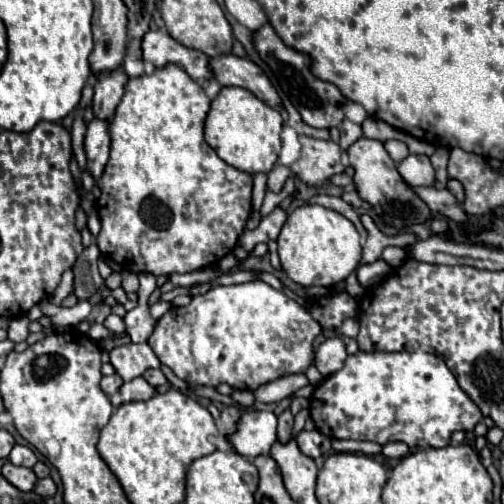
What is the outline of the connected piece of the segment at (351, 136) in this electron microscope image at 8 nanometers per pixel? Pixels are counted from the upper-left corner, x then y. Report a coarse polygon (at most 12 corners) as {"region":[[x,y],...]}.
{"region":[[348,118],[340,124],[340,148],[348,150],[362,138],[360,124]]}

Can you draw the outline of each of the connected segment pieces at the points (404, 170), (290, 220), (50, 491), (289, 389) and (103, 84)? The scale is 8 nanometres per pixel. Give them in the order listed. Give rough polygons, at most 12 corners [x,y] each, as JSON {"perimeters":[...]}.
{"perimeters":[[[410,154],[398,172],[410,186],[434,186],[428,156]],[[318,204],[290,212],[276,242],[304,288],[334,286],[362,258],[360,236]],[[50,476],[38,480],[34,492],[54,496],[56,484]],[[306,374],[282,376],[254,390],[254,398],[273,403],[308,386]],[[114,70],[96,78],[92,110],[110,120],[128,76]]]}

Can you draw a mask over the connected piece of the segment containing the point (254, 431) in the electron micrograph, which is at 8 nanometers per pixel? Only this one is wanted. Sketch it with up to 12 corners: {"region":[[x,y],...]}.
{"region":[[248,408],[228,440],[238,454],[270,454],[276,416]]}

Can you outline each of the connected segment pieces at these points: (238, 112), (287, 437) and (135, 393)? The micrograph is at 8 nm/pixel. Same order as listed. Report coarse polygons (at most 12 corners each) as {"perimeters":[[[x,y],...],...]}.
{"perimeters":[[[224,86],[204,136],[224,162],[270,172],[282,146],[280,112]],[[290,410],[278,416],[278,442],[292,440],[294,416]],[[144,378],[124,382],[110,396],[112,406],[148,400],[156,394]]]}

